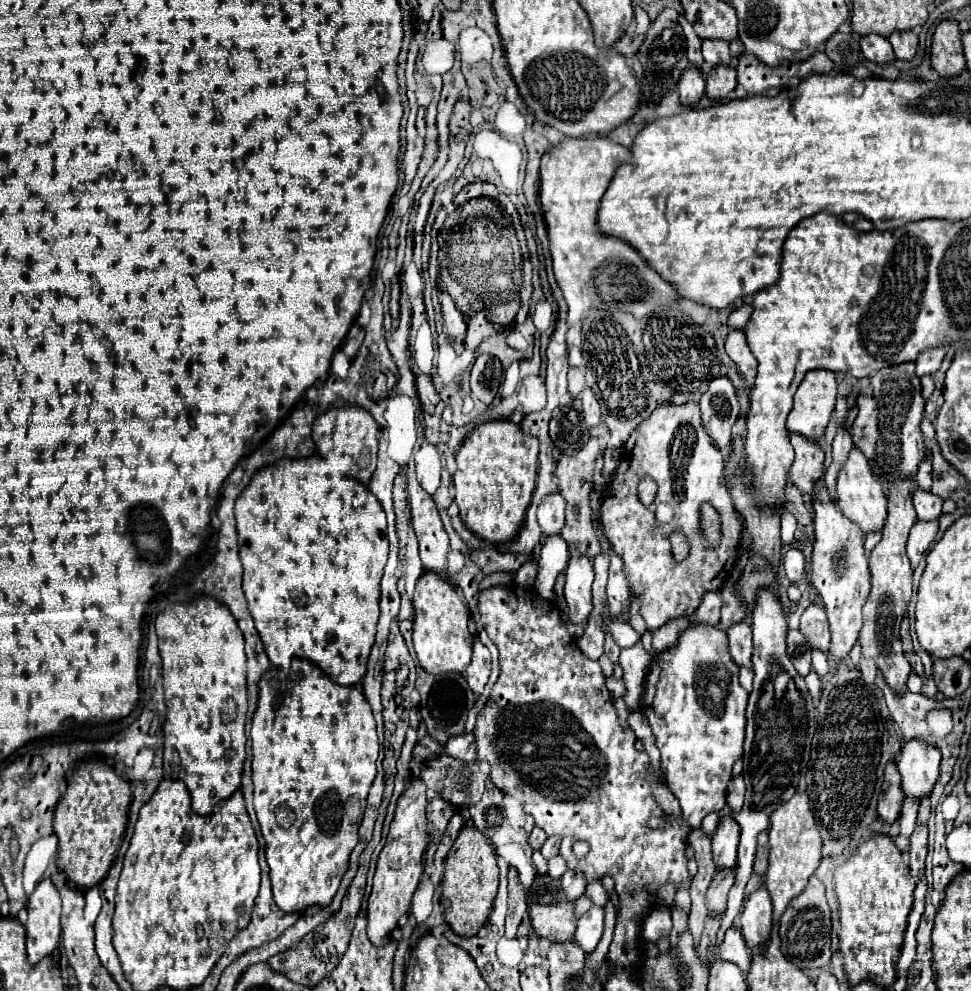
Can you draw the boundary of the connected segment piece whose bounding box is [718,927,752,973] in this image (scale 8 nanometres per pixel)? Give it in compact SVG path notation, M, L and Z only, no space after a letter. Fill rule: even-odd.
M730 927L726 931L726 937L722 941L722 945L718 947L718 955L720 959L728 961L728 963L734 963L742 969L742 973L746 973L750 969L750 951L746 951L746 943L744 943L744 937L740 933L738 927Z

